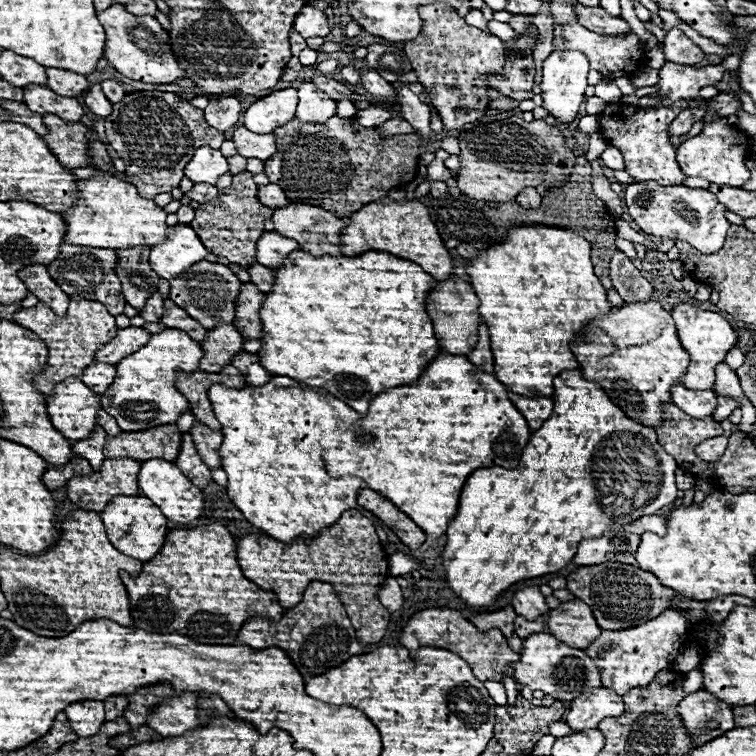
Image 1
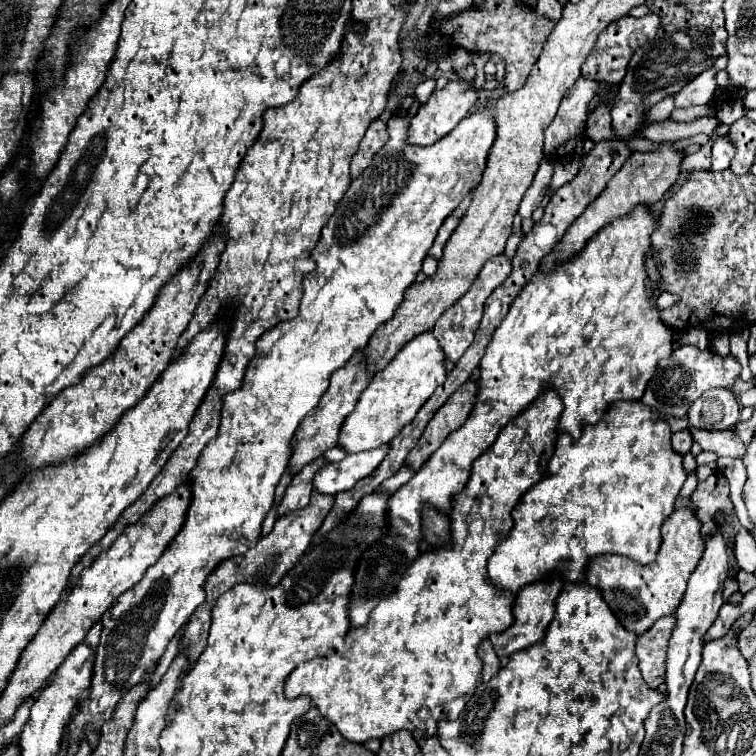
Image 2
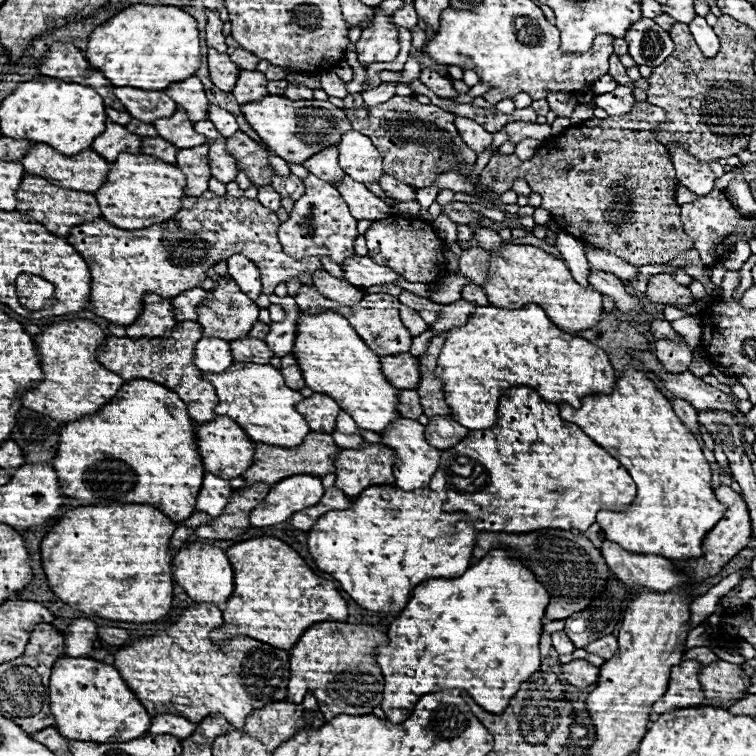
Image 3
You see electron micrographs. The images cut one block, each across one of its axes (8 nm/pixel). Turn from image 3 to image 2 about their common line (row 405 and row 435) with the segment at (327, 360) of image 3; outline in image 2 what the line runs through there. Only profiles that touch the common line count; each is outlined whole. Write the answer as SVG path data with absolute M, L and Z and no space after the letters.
M430 332L412 338L382 372L376 372L370 386L362 392L354 412L346 416L336 446L344 448L346 454L356 454L388 444L406 424L414 420L420 406L432 396L444 378L444 352L438 340Z

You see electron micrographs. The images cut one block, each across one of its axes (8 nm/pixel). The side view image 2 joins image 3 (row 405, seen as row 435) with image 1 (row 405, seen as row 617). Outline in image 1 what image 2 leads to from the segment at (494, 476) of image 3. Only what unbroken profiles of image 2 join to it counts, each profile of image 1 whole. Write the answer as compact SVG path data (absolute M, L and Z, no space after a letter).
M440 352L440 358L436 358L428 370L424 370L424 378L420 378L416 386L396 386L396 390L386 390L372 398L368 412L346 433L348 437L343 433L342 441L338 441L338 445L342 445L340 448L328 448L324 454L328 472L362 478L370 490L388 498L412 518L416 526L434 538L446 534L446 526L458 510L458 496L468 474L476 468L490 466L502 466L506 470L516 468L522 450L530 440L528 424L508 400L502 382L498 382L494 374L486 376L484 370L476 368L468 358L456 358L444 352Z

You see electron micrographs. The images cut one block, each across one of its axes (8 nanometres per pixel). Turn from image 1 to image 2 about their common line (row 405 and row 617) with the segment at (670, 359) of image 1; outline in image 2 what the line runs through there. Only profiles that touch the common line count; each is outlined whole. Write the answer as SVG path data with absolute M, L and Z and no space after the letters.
M678 508L662 524L662 544L652 564L640 566L636 562L628 562L628 558L608 554L608 558L596 558L596 562L592 562L586 582L602 592L606 604L626 630L644 634L656 620L670 616L672 610L676 610L680 598L684 596L688 578L702 558L702 552L704 540L700 538L698 518L692 510Z

